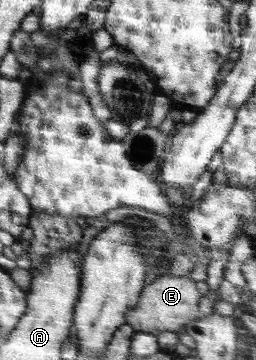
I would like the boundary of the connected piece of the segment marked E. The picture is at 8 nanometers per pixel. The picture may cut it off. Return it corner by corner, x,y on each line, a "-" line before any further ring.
166,274
154,280
143,289
143,295
135,308
127,314
127,322
135,332
160,333
160,331
181,332
186,324
199,318
198,303
203,295
196,288
196,281
188,276

